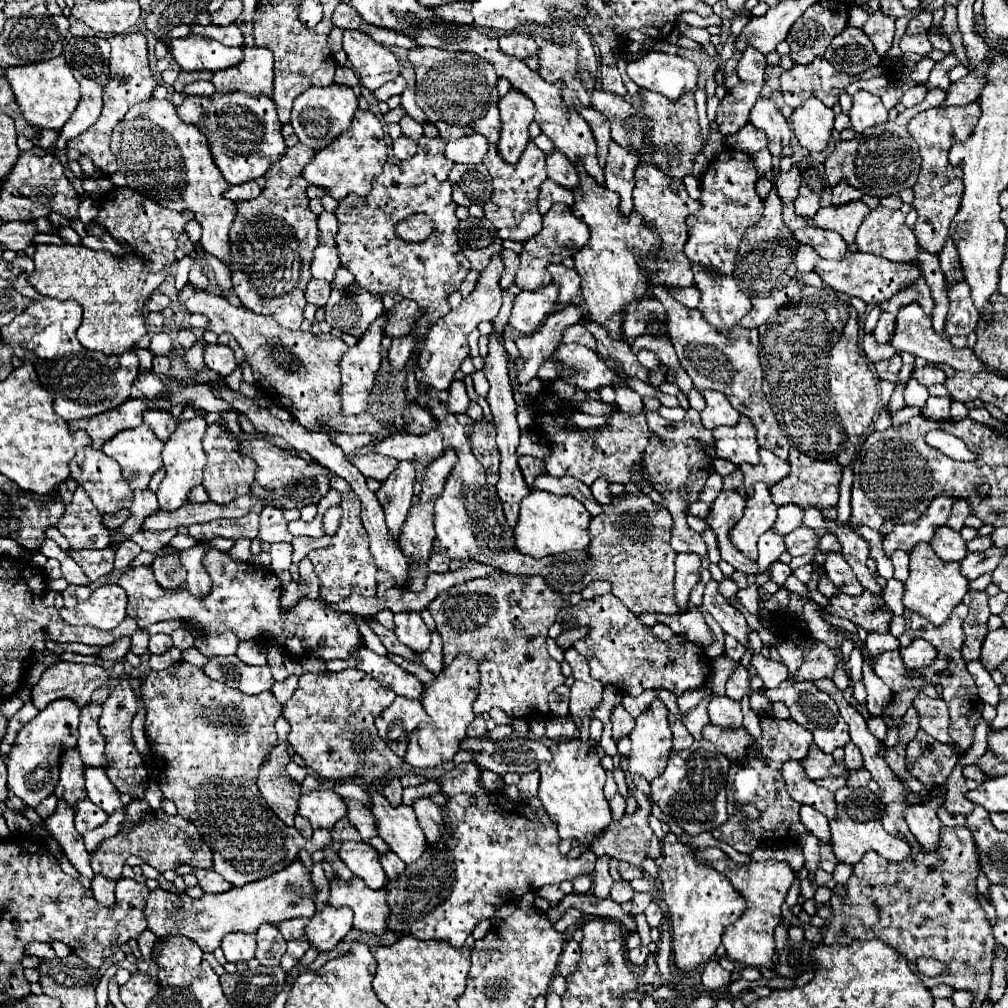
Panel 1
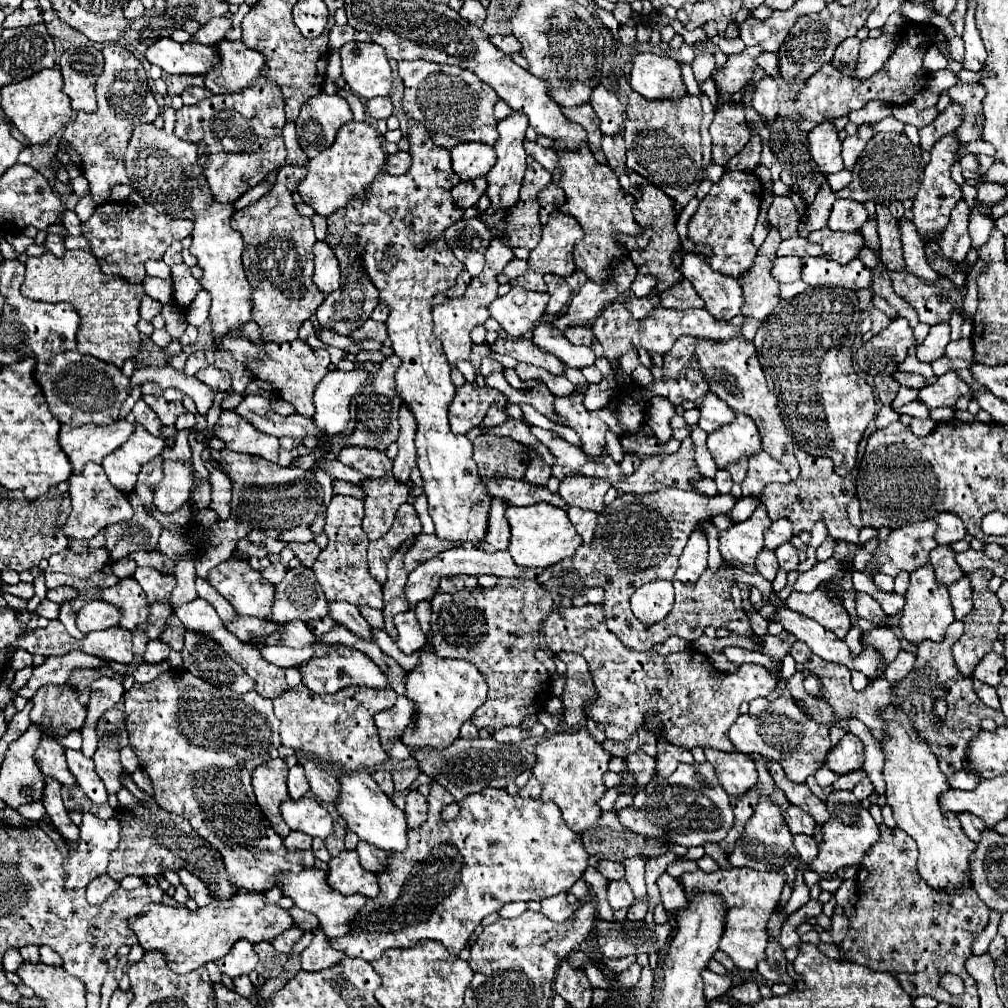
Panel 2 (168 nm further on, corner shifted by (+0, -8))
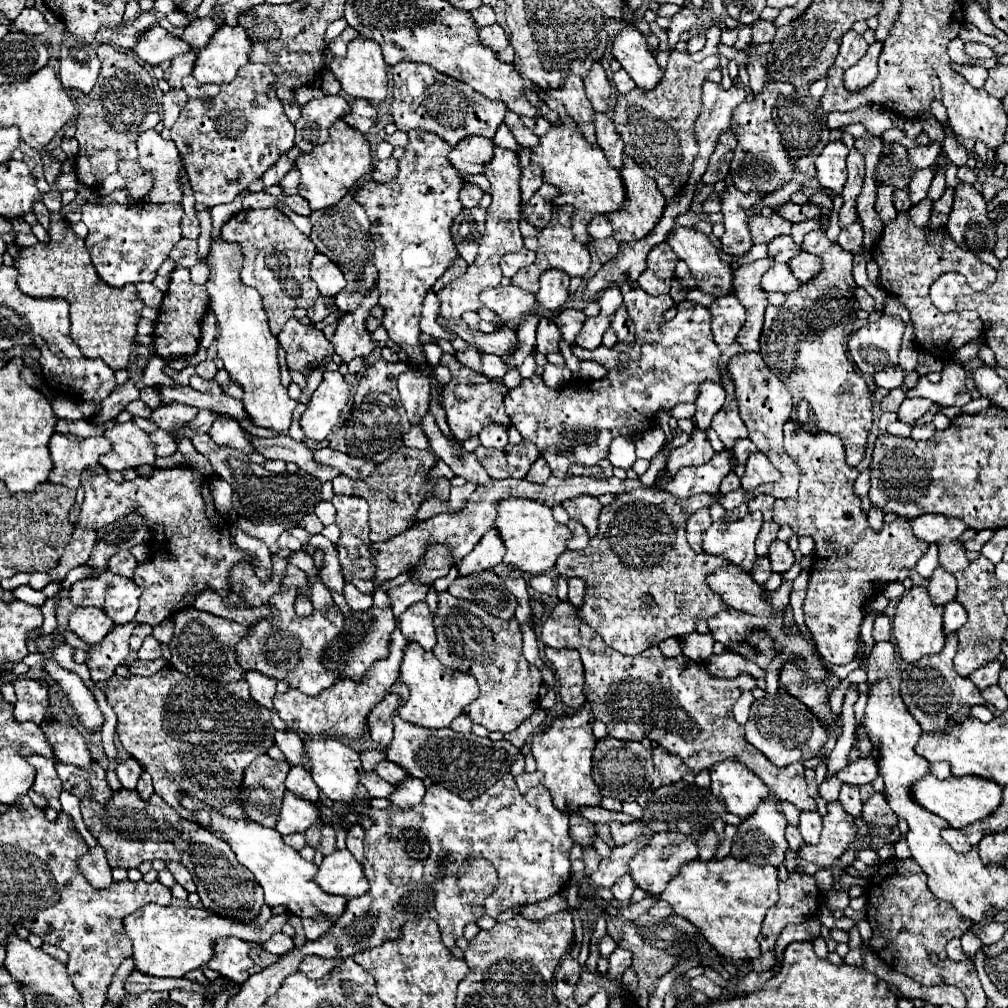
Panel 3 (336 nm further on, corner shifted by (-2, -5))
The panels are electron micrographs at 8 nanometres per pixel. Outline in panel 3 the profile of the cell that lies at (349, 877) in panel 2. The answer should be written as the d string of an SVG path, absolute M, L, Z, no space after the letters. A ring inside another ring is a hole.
M336 850L330 856L324 856L314 880L324 892L334 896L340 894L346 900L362 896L368 890L362 866L348 850Z

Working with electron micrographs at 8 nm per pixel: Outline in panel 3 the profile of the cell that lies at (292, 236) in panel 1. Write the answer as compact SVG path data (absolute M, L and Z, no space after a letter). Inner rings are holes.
M240 210L222 226L222 238L240 246L244 256L240 278L246 286L260 292L264 310L268 314L270 332L274 336L282 332L296 308L310 308L316 302L318 290L310 278L310 260L316 254L316 248L310 238L302 234L280 210Z

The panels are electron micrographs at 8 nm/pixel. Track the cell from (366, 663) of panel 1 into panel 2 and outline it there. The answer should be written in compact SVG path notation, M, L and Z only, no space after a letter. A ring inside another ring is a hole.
M338 647L332 649L328 655L320 659L310 659L308 663L298 667L302 673L302 683L310 687L316 693L336 693L338 689L346 685L362 685L362 687L374 687L374 689L392 689L386 673L362 651L354 647Z

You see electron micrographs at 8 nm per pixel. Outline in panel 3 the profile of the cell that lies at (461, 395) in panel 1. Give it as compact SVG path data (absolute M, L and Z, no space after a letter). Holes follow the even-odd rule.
M442 354L440 364L450 368L450 372L452 372L452 378L450 378L448 386L444 388L440 400L442 400L442 408L446 412L448 426L458 442L464 442L470 436L478 436L480 430L486 428L488 424L500 424L504 428L512 426L510 416L504 412L504 396L506 396L508 388L502 384L502 380L490 380L484 374L478 374L466 366L462 366L452 354Z

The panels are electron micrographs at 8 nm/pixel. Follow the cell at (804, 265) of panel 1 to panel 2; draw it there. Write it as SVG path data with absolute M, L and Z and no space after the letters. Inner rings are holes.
M776 257L772 273L780 283L794 283L802 277L802 263L794 257Z

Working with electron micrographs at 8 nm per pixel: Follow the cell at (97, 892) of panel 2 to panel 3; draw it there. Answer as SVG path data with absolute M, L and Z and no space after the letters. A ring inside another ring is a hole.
M94 846L84 856L80 856L78 868L82 870L84 878L96 888L106 888L112 884L110 866L106 862L106 854L104 854L102 846Z

